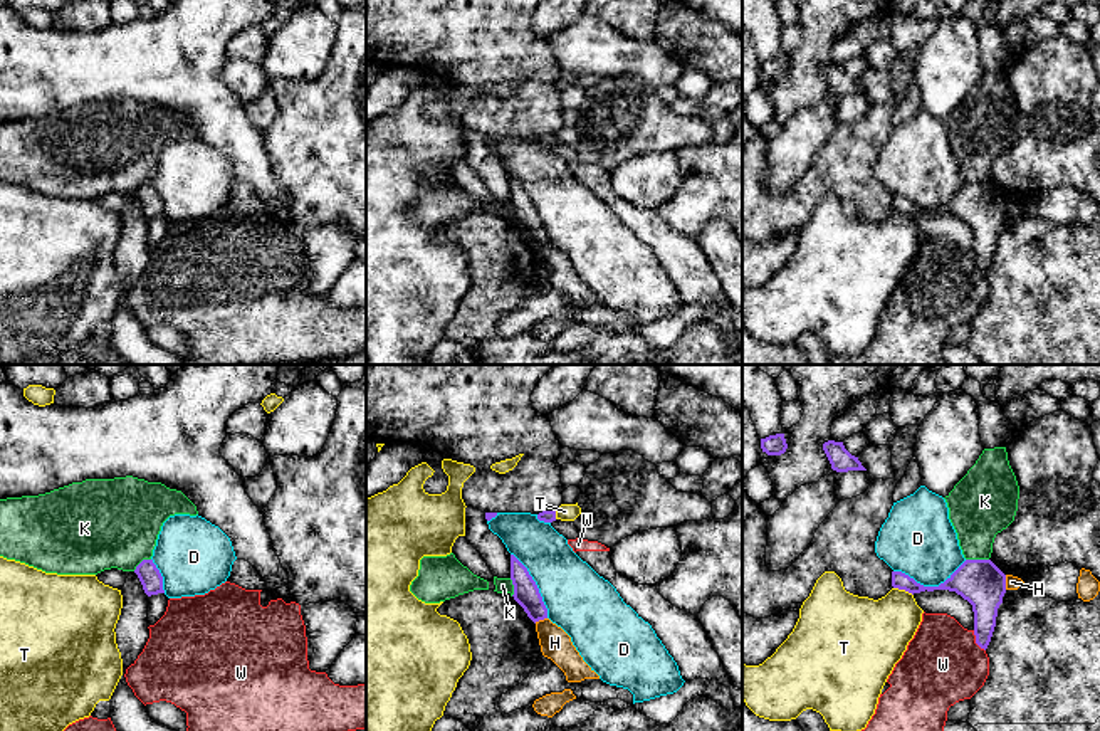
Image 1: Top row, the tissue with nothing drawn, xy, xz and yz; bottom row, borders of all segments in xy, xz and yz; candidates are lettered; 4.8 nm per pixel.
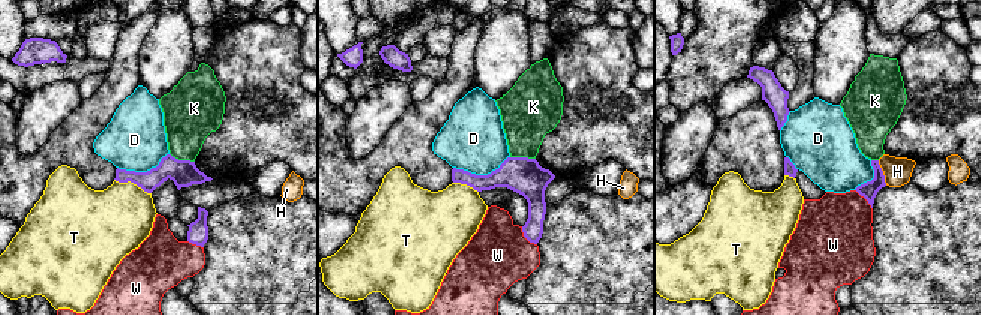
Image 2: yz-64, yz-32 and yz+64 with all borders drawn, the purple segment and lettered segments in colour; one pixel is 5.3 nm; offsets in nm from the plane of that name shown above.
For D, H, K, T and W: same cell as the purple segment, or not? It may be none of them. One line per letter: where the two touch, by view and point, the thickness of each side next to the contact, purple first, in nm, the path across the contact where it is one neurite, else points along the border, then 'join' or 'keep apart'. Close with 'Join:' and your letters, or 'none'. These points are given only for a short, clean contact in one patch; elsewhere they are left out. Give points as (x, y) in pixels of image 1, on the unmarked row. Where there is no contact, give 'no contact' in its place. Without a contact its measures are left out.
D: yz (929, 210) | 220/360 nm | keep apart
H: yz (1005, 205) | 220/60 nm | along yz (1005, 199), (1006, 212) | keep apart
K: yz (978, 184) | 220/300 nm | along yz (966, 182), (988, 184) | keep apart
T: yz (904, 212) | 80/320 nm | keep apart
W: yz (976, 264) | 190/380 nm | keep apart
Join: none

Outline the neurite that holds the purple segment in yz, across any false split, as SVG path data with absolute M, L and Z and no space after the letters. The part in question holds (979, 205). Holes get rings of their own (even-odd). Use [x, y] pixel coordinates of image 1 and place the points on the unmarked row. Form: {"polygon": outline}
{"polygon": "M966 183L939 210L924 210L902 195L892 195L892 210L912 218L925 213L949 213L961 218L972 229L976 267L986 274L1006 217L1006 198L991 183Z"}

